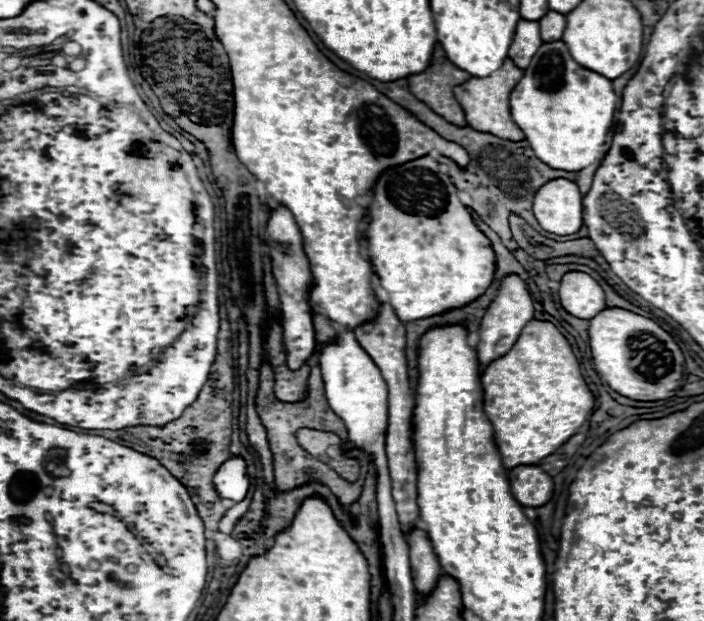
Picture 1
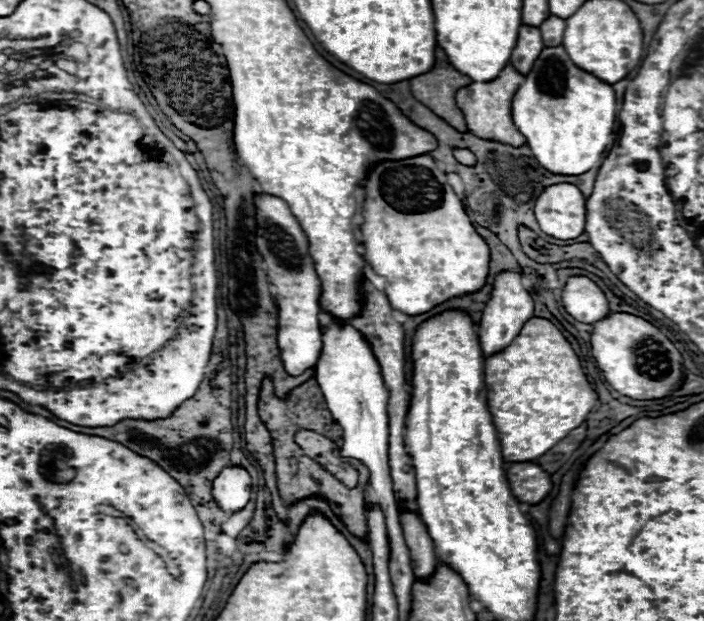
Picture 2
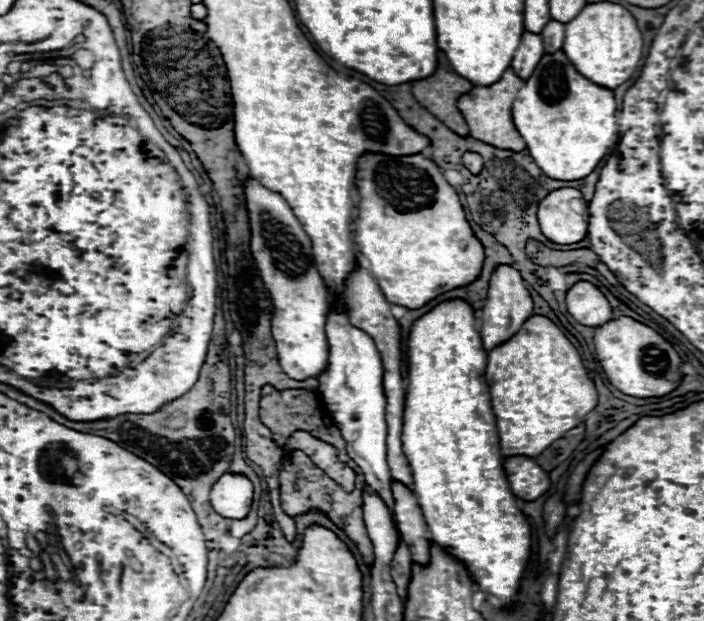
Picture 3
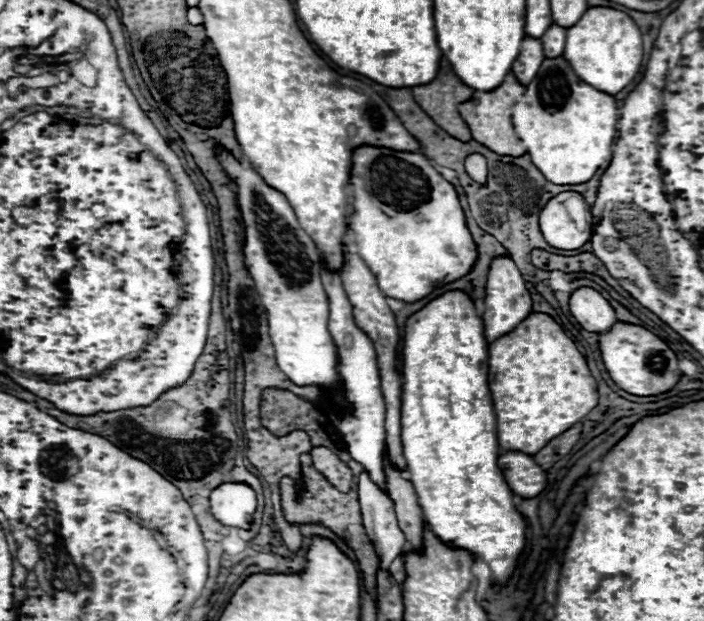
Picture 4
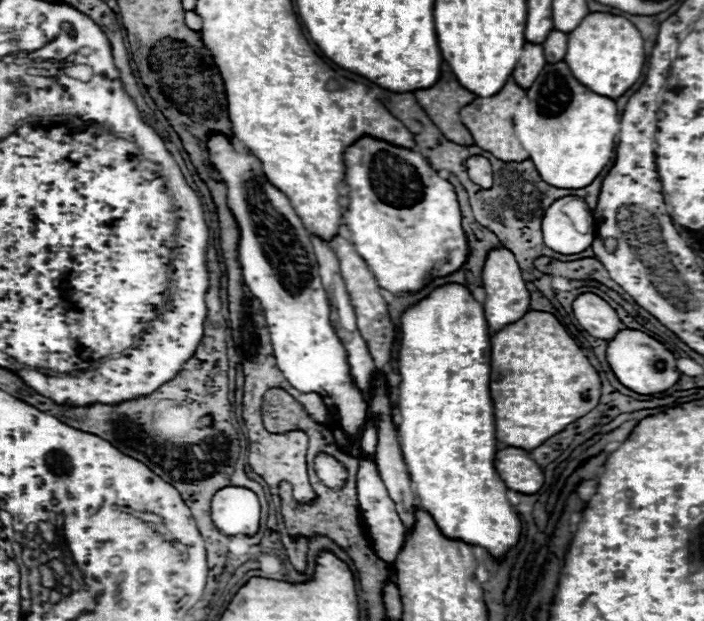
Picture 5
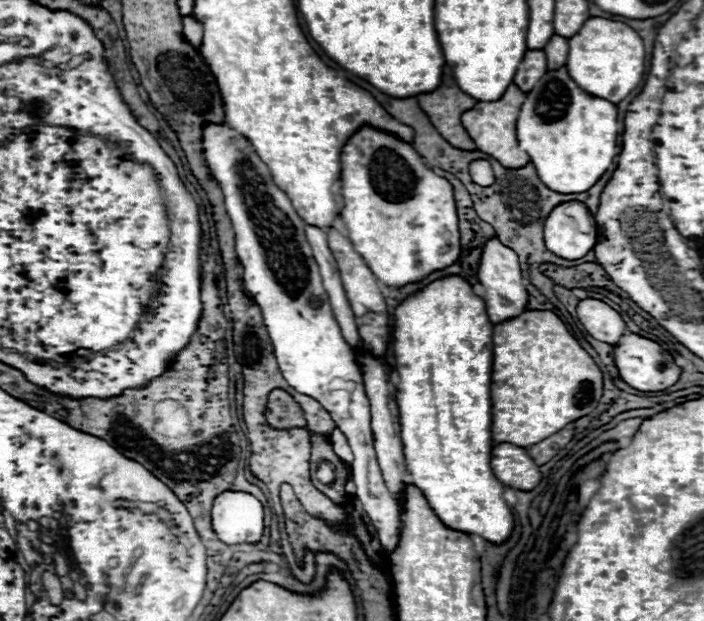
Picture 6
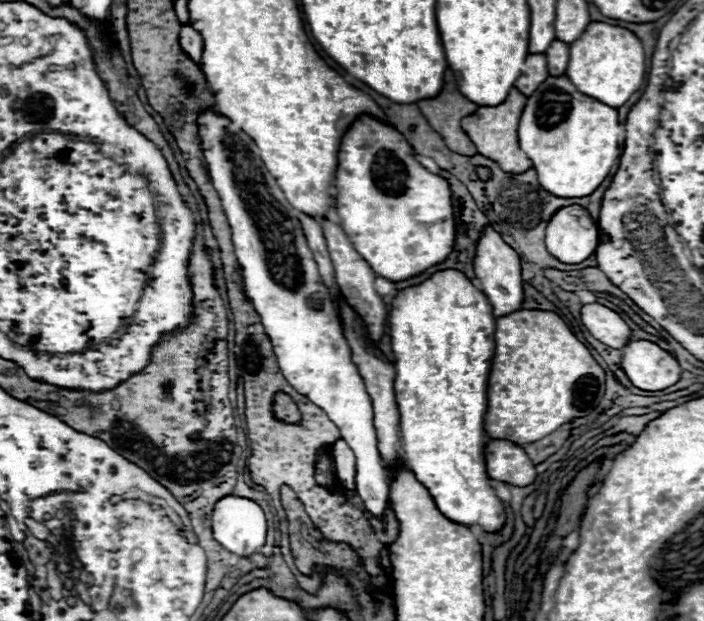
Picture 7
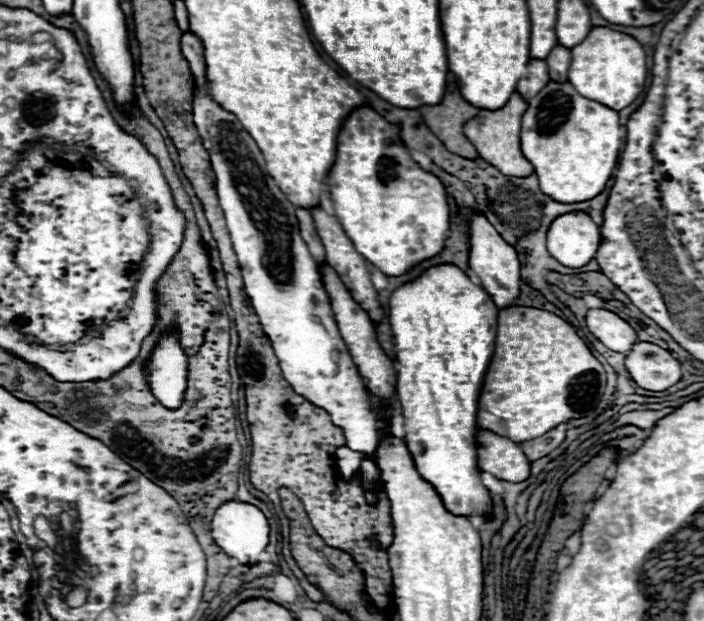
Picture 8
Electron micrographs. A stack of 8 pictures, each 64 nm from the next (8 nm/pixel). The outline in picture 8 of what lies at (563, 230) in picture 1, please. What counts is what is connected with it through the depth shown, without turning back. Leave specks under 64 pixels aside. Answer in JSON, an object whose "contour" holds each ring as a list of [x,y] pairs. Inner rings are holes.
{"contour":[[[584,212],[558,216],[546,234],[548,252],[568,268],[588,264],[600,246],[600,226]]]}

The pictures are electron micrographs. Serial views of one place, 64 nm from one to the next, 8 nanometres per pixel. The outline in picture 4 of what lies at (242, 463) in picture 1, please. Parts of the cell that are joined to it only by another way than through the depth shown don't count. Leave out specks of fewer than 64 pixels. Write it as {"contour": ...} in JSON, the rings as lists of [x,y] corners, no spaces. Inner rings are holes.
{"contour":[[[222,482],[210,494],[212,514],[224,526],[250,528],[256,510],[256,494],[244,482]]]}

